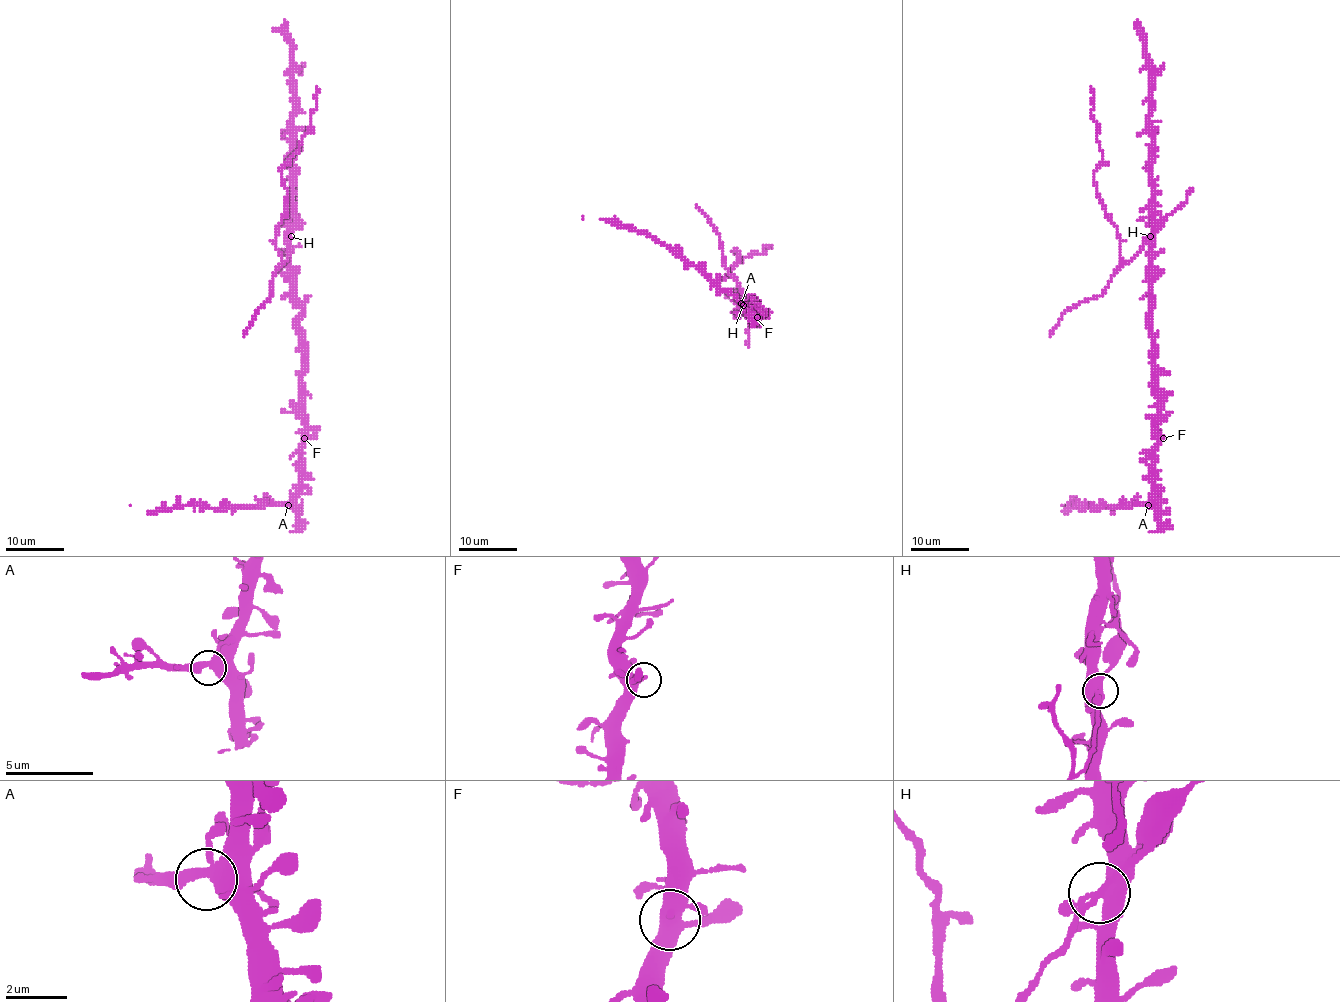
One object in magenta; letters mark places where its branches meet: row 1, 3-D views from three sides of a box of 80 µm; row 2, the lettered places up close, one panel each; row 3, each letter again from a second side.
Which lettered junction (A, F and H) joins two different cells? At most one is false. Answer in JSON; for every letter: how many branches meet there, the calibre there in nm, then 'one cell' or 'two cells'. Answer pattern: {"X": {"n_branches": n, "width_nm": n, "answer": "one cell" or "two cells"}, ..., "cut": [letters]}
{"A": {"n_branches": 3, "width_nm": 320, "answer": "one cell"}, "F": {"n_branches": 3, "width_nm": 320, "answer": "one cell"}, "H": {"n_branches": 3, "width_nm": 340, "answer": "two cells"}, "cut": ["H"]}

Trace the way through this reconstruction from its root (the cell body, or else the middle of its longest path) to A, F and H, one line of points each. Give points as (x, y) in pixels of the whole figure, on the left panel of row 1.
A: (301, 347), (304, 355), (301, 406), (305, 425), (303, 487), (288, 505)
F: (301, 347), (304, 355), (301, 387), (304, 438)
H: (301, 347), (298, 315), (303, 305), (294, 292), (289, 262), (291, 235)

